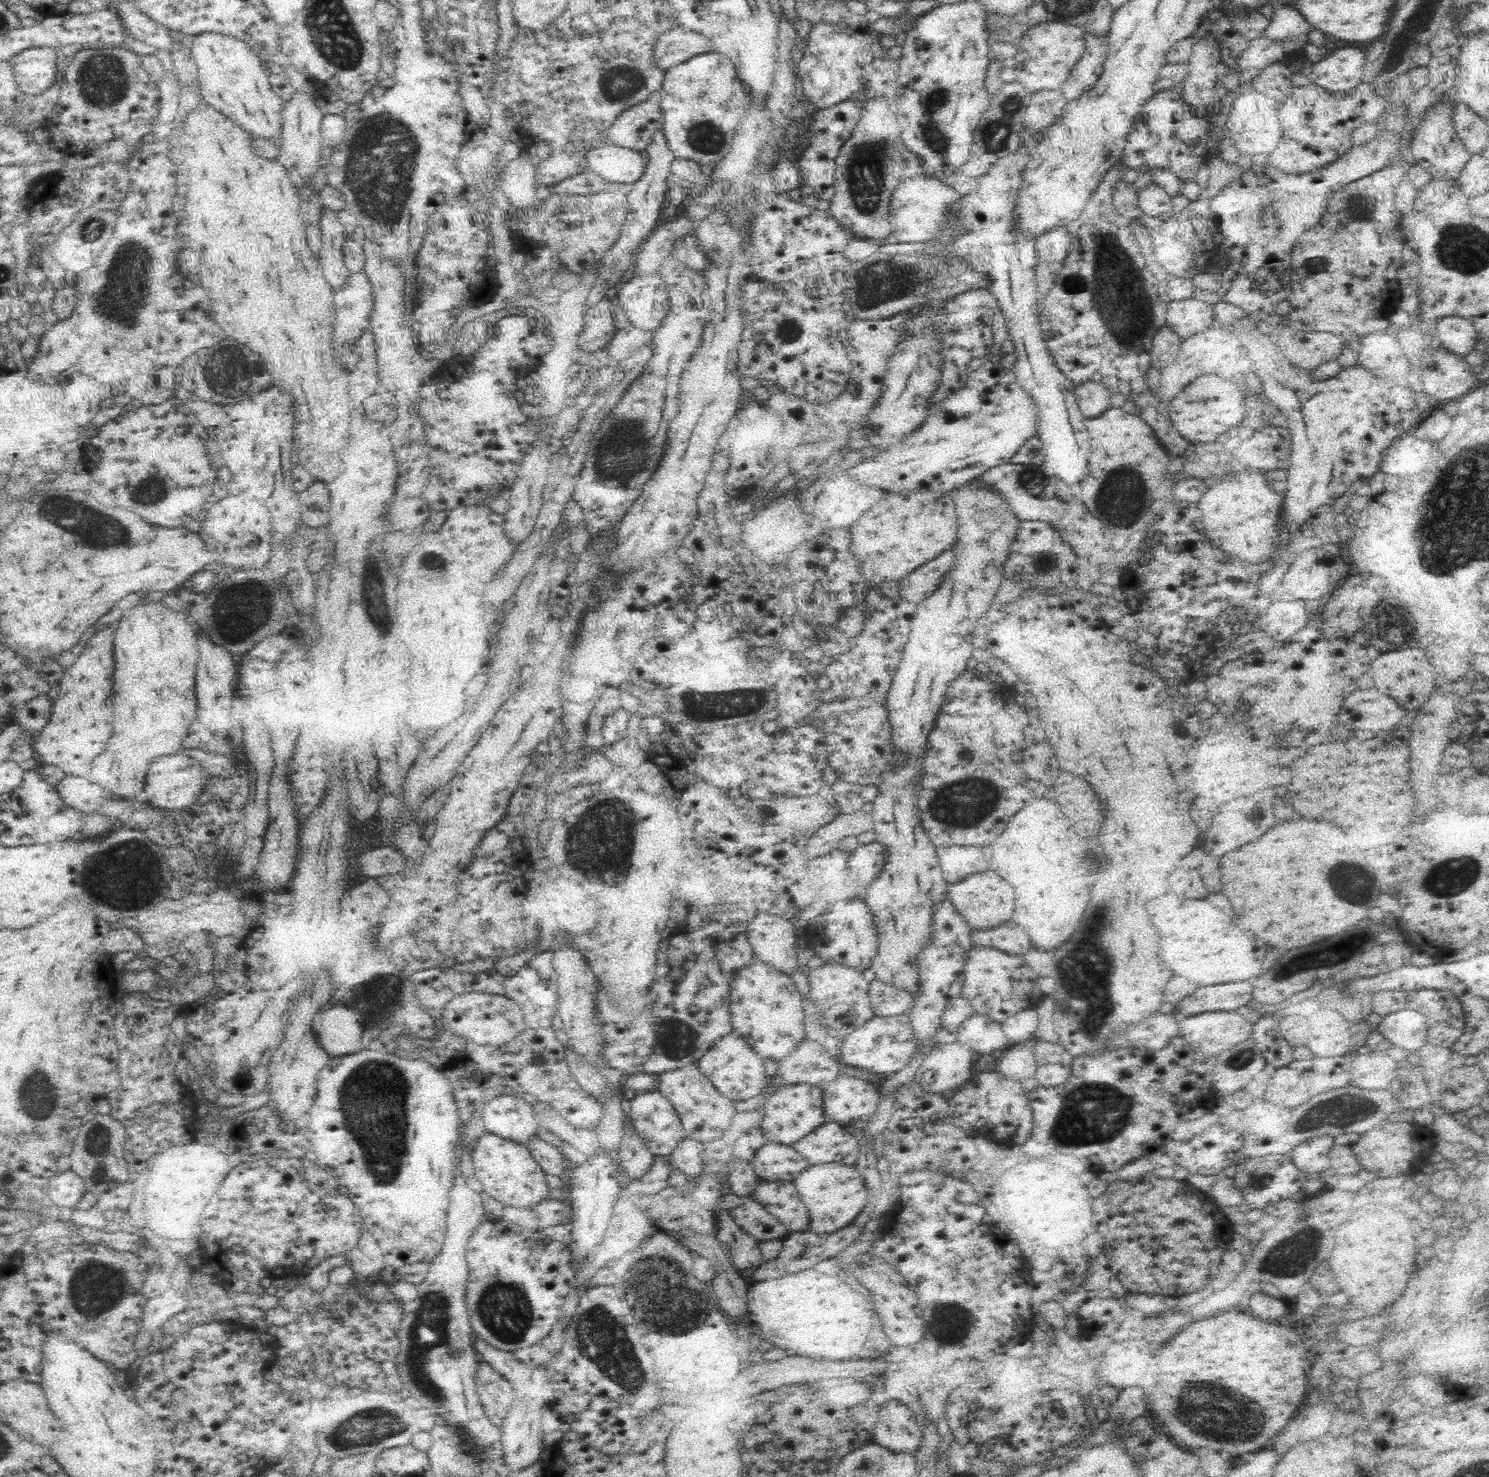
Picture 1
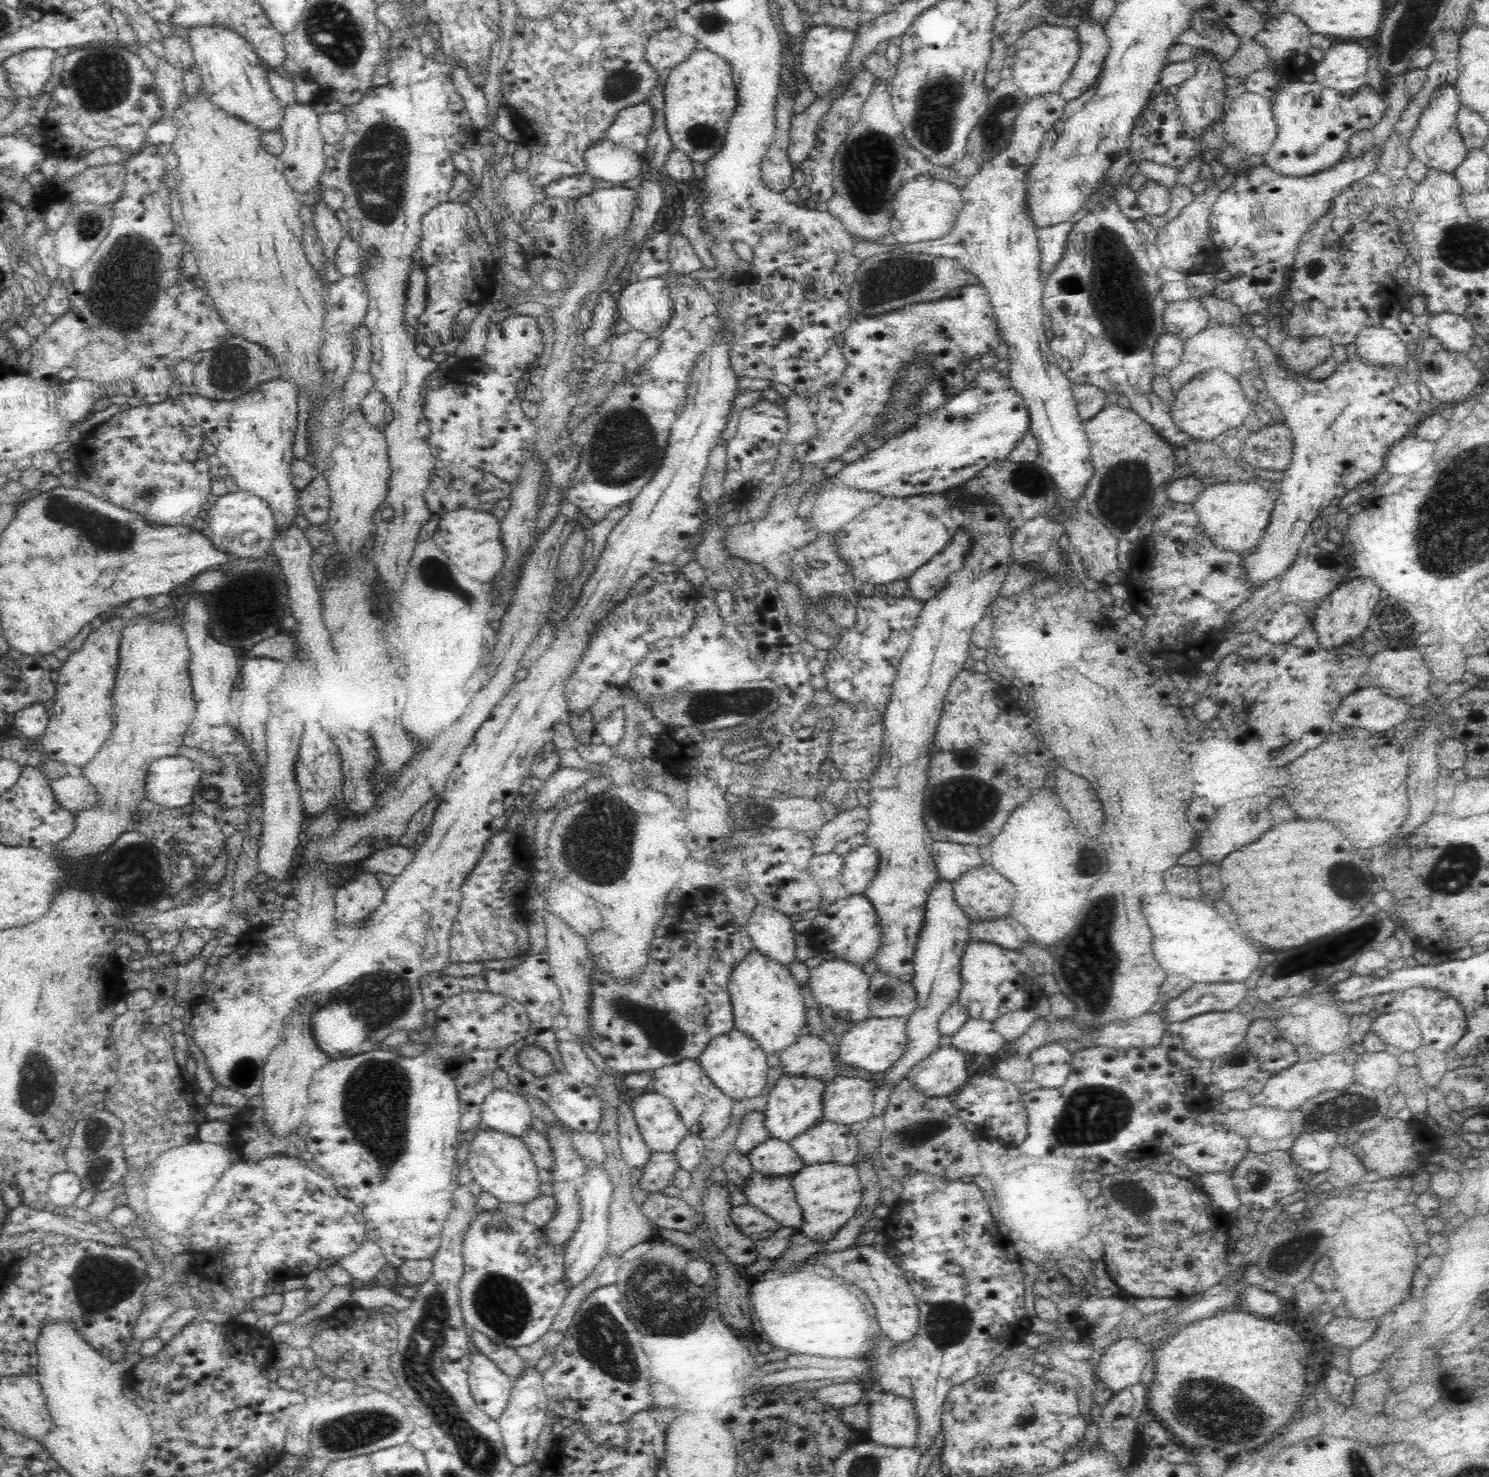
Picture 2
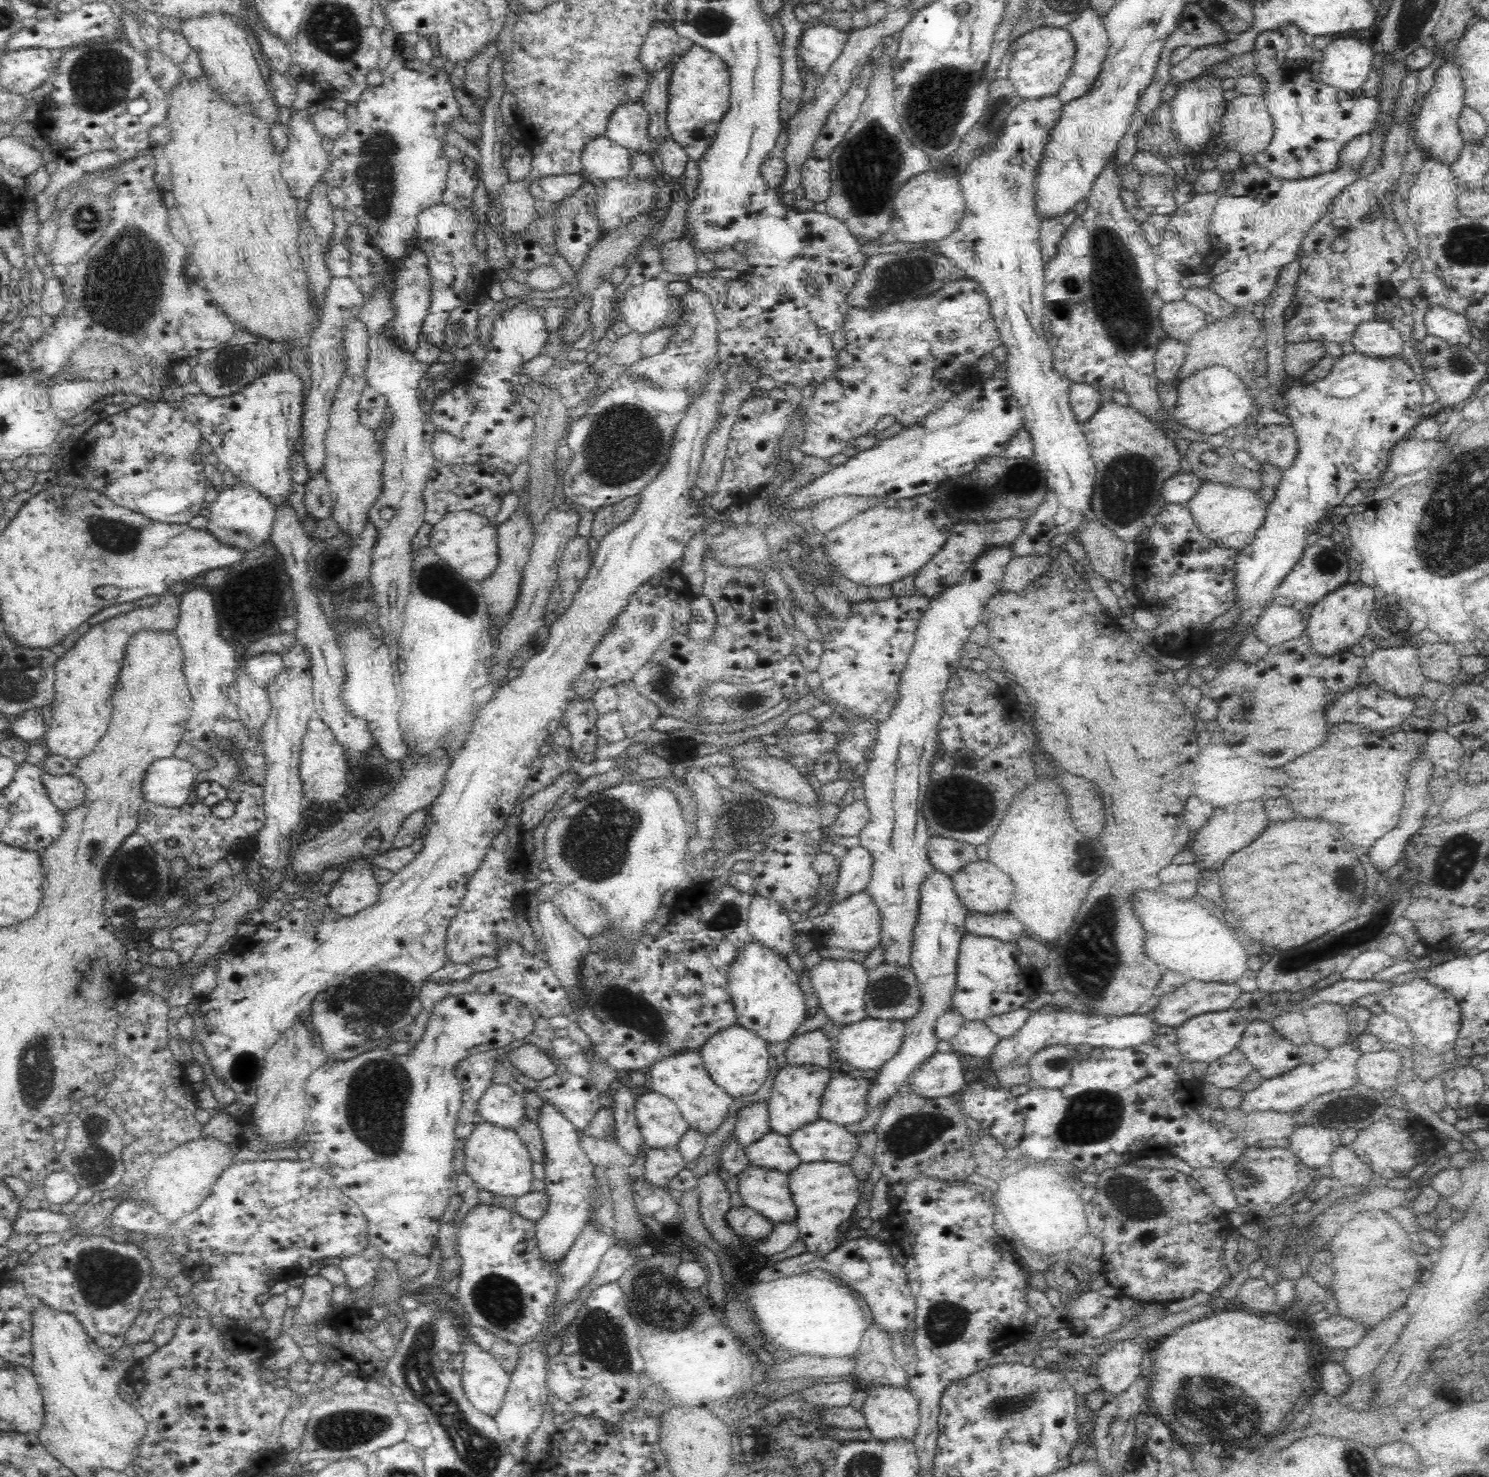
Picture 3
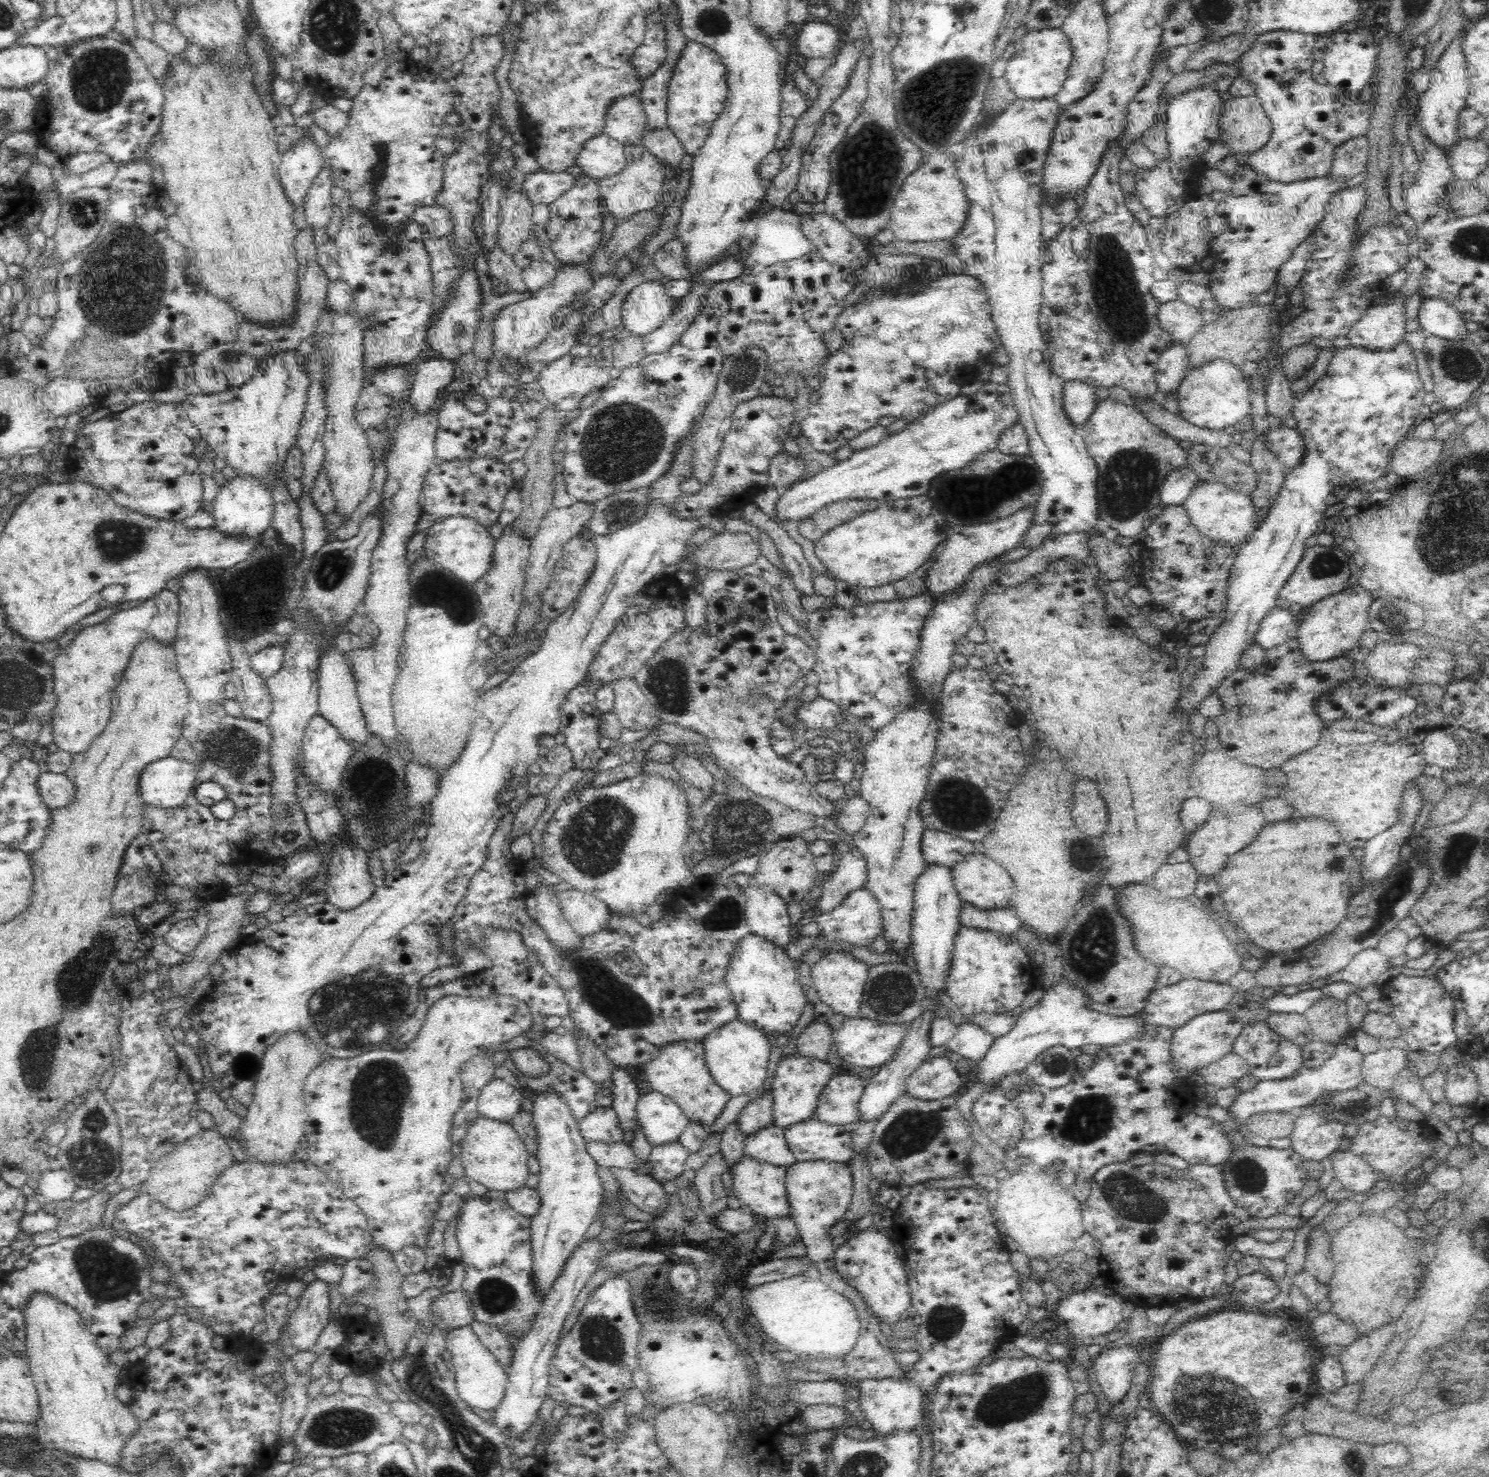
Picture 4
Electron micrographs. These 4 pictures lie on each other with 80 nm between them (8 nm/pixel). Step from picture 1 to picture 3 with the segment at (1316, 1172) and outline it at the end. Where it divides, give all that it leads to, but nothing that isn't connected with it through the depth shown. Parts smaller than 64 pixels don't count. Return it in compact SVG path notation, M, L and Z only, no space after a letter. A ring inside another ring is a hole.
M1302 1124L1295 1126L1288 1148L1302 1164L1321 1172L1330 1162L1330 1155L1347 1141L1347 1137L1337 1128Z

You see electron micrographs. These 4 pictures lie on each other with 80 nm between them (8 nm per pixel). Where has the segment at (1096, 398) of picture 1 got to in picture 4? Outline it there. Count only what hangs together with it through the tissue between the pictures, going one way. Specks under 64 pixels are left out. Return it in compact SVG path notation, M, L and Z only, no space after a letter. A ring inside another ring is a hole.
M1072 380L1064 382L1063 408L1067 419L1075 427L1082 426L1096 409L1095 388L1089 384Z

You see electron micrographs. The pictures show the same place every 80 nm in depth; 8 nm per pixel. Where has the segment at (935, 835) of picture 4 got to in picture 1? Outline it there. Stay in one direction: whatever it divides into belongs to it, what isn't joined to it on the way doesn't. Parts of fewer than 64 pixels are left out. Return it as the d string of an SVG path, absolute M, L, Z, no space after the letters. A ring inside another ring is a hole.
M950 846L950 848L935 848L935 852L942 874L948 883L972 872L986 871L989 868L988 860L982 854L982 848Z

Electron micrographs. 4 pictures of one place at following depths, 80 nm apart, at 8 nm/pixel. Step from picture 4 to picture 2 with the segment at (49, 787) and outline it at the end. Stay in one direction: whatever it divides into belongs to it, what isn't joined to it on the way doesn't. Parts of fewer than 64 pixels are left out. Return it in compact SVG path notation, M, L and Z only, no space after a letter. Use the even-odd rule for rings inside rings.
M64 776L63 778L49 781L56 801L69 811L82 811L94 808L98 803L96 788L84 780L82 776Z

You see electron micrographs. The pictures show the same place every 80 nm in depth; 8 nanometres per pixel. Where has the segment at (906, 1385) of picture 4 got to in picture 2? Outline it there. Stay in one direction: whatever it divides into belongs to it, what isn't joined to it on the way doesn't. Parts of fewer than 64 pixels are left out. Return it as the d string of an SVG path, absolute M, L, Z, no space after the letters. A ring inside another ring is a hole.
M882 1392L878 1397L868 1399L868 1440L892 1448L915 1448L919 1416L912 1399L891 1392Z

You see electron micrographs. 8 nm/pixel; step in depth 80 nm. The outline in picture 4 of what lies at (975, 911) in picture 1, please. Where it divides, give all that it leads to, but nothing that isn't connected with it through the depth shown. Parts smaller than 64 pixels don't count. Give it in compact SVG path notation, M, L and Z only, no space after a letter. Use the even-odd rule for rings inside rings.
M972 852L964 858L960 858L951 868L951 875L959 898L966 904L971 904L982 910L994 908L1006 908L1010 902L1010 896L1014 894L1014 882L1001 864L990 860L984 854Z

